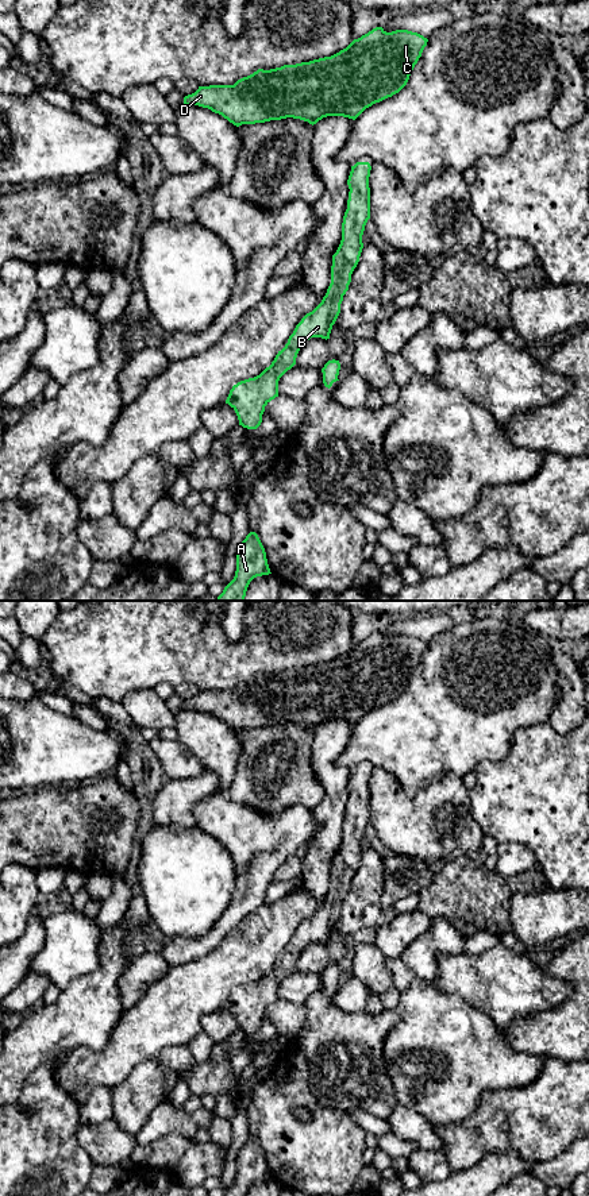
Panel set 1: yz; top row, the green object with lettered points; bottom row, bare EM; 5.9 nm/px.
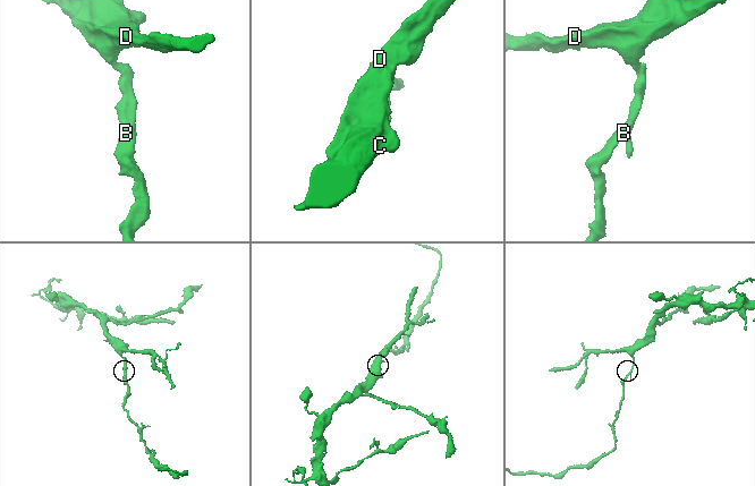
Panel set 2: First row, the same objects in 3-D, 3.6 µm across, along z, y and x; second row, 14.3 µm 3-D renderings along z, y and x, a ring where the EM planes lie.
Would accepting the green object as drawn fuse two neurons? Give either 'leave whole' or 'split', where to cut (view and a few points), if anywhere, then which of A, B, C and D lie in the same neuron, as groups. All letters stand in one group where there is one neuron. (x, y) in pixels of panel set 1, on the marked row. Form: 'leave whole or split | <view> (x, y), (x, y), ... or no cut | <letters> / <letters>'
leave whole | no cut | A B C D

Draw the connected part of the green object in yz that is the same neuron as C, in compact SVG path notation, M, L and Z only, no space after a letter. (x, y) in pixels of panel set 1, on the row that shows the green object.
M376 27L331 57L270 70L258 69L234 85L199 86L195 93L184 97L184 105L208 108L236 127L286 117L312 126L327 116L355 120L366 108L392 97L407 85L427 42L417 32L386 32L382 27Z

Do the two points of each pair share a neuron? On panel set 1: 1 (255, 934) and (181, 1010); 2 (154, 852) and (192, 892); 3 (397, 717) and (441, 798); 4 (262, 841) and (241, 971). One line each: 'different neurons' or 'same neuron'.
1: same neuron
2: same neuron
3: different neurons
4: different neurons

